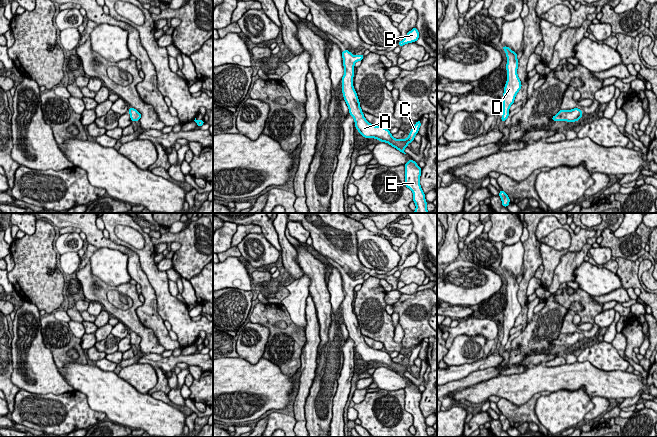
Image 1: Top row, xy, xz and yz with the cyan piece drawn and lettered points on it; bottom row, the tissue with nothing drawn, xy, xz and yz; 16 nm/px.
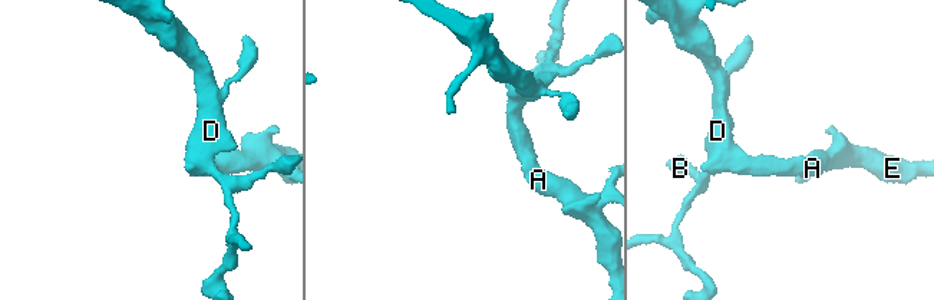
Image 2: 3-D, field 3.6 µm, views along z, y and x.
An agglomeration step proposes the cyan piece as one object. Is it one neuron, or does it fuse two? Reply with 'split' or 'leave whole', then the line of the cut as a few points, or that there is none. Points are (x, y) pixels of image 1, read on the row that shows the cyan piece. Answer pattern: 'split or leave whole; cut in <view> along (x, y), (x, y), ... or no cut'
leave whole; no cut

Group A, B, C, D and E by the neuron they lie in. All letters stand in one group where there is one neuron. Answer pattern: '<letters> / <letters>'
A B C D E

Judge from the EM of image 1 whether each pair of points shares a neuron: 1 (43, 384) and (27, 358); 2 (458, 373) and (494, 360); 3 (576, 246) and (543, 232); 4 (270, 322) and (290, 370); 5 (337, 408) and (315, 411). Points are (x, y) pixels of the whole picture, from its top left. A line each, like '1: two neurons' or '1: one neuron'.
1: one neuron
2: one neuron
3: one neuron
4: one neuron
5: two neurons

